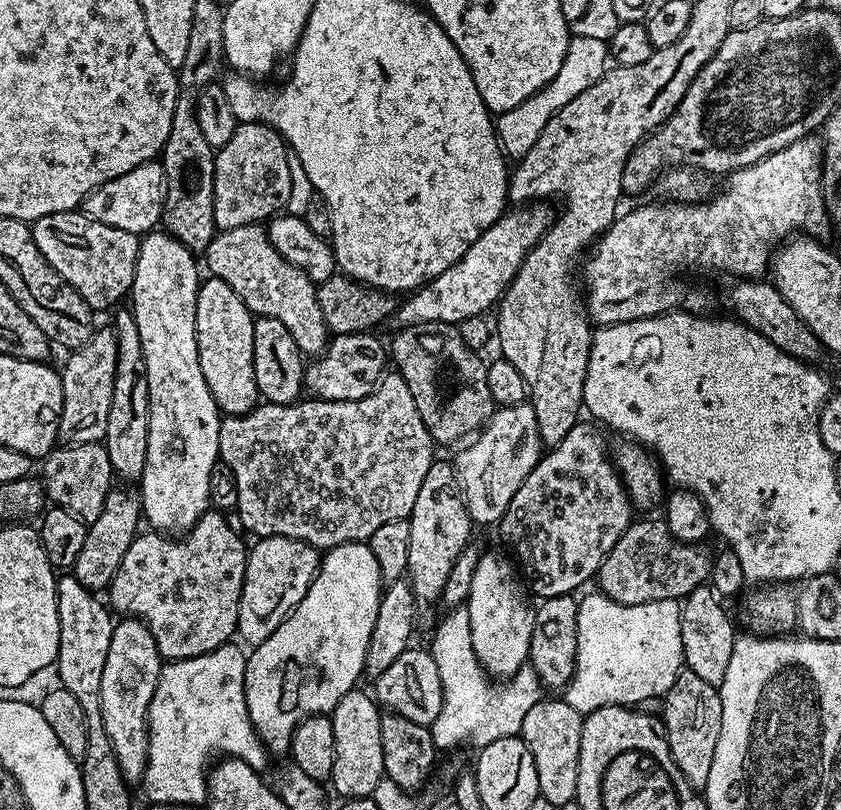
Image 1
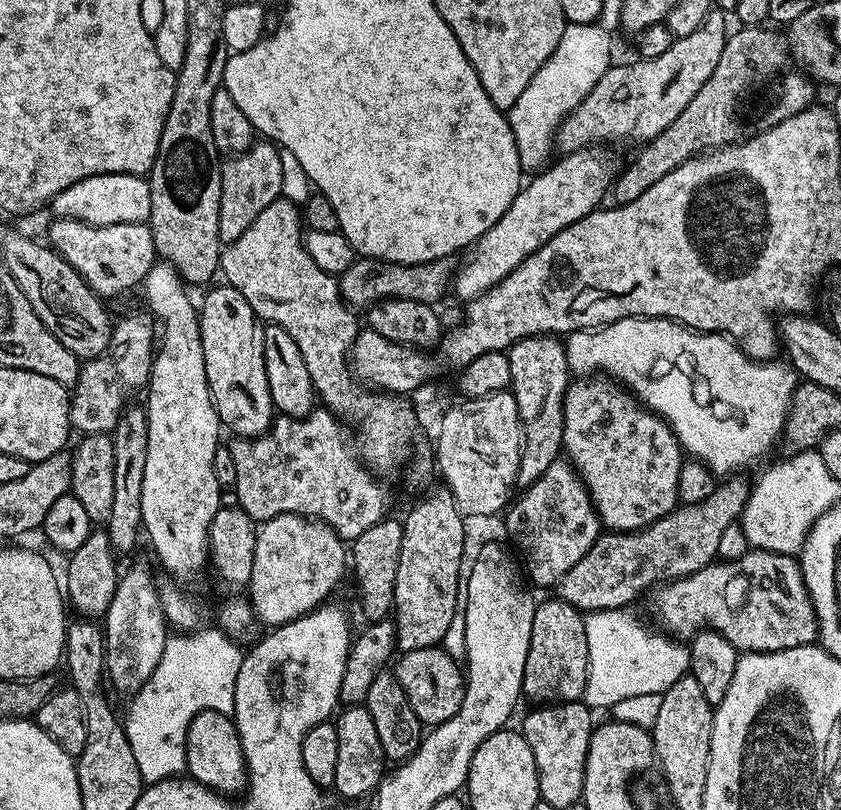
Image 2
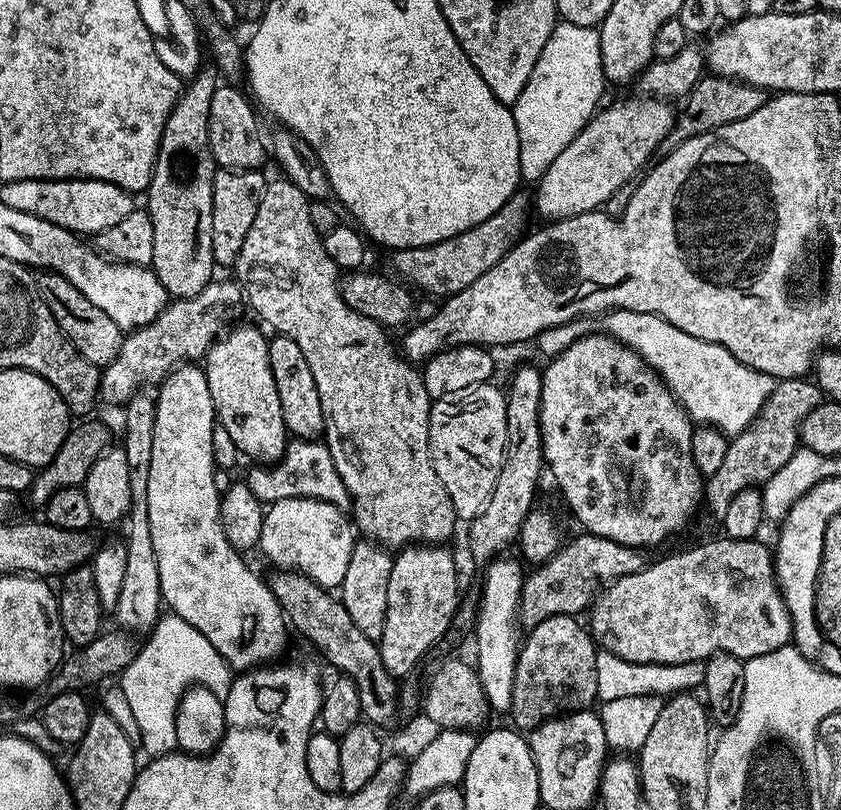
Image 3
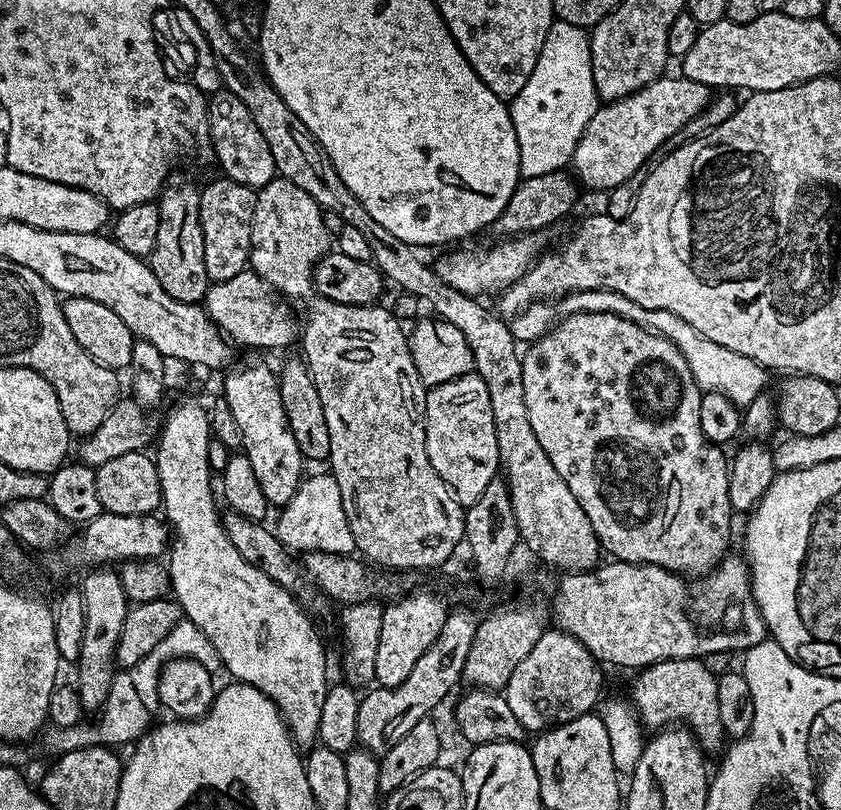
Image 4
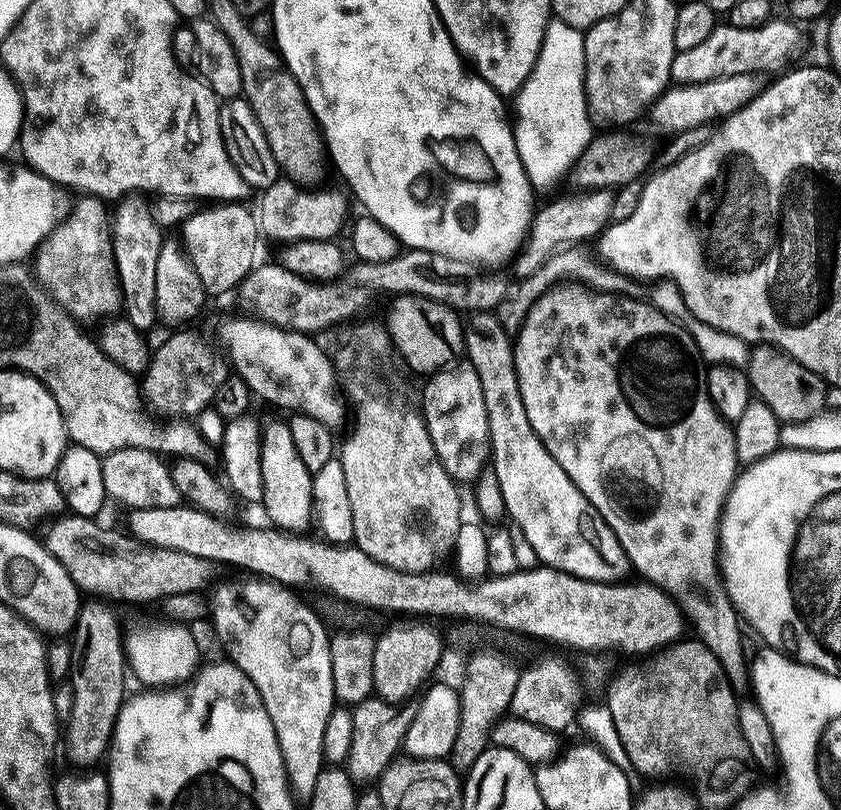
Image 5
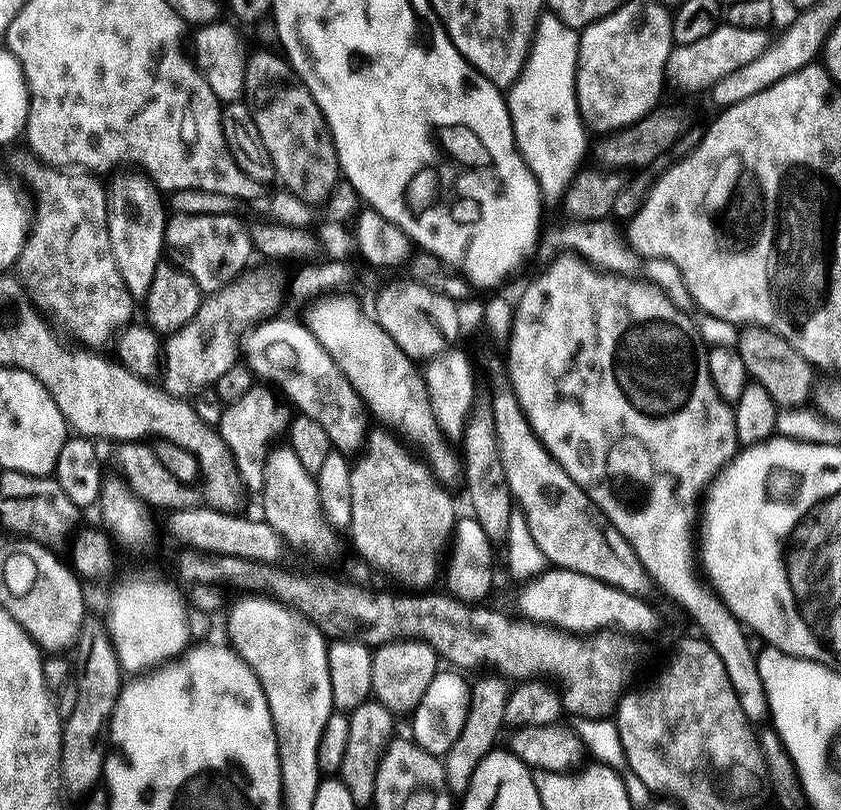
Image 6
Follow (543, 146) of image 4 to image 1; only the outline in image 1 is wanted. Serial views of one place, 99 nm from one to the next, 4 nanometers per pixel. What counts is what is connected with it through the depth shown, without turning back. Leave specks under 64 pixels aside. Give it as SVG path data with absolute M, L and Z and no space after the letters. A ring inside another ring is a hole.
M576 36L569 39L566 46L566 58L562 58L562 66L558 74L540 92L535 92L526 102L514 106L514 110L506 110L495 117L496 137L500 139L500 146L504 149L505 157L518 162L526 154L530 154L530 146L538 142L542 130L546 130L546 122L566 106L582 90L590 90L594 82L598 82L604 77L606 69L610 64L610 53L607 43L603 39L599 40L596 36Z

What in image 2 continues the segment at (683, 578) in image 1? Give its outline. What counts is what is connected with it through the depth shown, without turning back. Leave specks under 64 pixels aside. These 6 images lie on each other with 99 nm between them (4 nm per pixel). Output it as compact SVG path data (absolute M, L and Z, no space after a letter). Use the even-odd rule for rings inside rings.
M740 478L725 479L728 481L721 488L720 485L713 487L712 493L702 502L677 506L650 526L639 528L636 532L605 531L596 539L594 546L590 546L586 558L582 558L582 562L578 562L574 570L570 570L560 579L559 599L580 609L584 614L611 608L627 609L631 605L628 603L638 599L644 591L647 593L655 589L661 582L680 580L713 563L718 557L718 541L722 539L726 526L737 523L741 519L744 507L748 504L749 481L736 479Z

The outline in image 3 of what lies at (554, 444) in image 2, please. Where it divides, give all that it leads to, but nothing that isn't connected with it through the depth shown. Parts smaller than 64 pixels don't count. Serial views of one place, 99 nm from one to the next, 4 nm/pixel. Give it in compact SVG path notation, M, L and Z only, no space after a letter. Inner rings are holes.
M520 368L512 376L506 387L508 405L506 406L506 426L508 427L508 449L502 462L502 470L498 474L498 482L494 486L494 494L490 494L490 502L486 502L486 510L478 514L467 525L468 540L472 543L472 556L480 563L487 565L501 554L507 553L508 544L515 545L520 539L522 522L532 513L536 500L536 487L540 484L540 475L545 475L544 439L540 429L540 403L542 402L542 372L537 368Z

